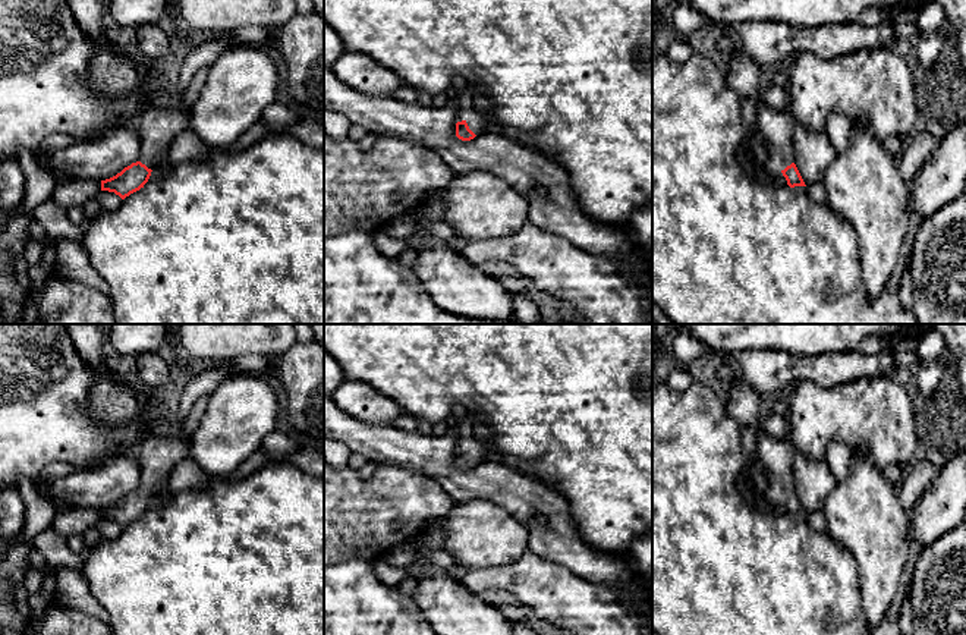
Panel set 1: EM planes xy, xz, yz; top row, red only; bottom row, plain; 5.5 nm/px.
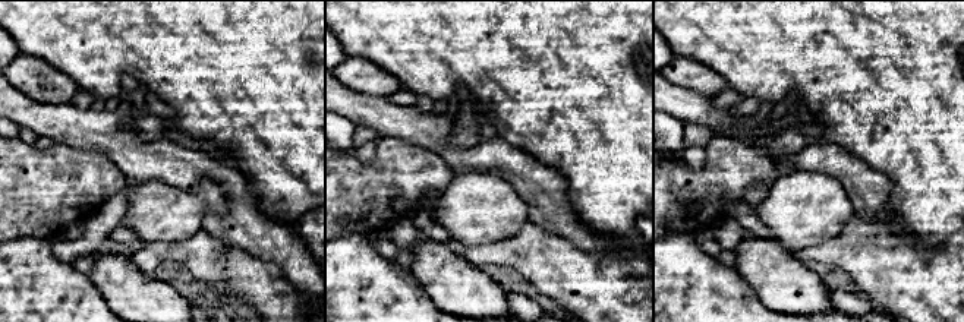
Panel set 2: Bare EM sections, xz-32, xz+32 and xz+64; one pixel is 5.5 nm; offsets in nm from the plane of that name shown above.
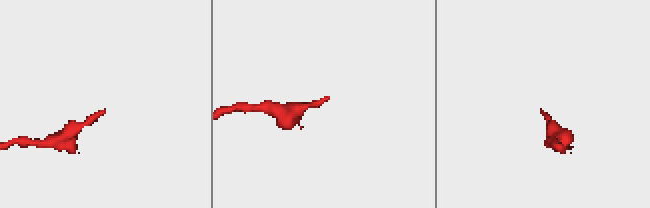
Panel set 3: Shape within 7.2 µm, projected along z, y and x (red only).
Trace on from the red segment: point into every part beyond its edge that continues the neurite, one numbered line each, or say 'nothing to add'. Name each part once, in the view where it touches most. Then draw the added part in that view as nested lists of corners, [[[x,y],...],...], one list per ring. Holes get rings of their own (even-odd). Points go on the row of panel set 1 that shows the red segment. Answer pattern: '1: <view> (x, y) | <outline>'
1: xz (475, 120) | [[[478,109],[476,111],[471,113],[465,120],[466,120],[469,129],[471,129],[476,136],[479,136],[479,135],[485,133],[485,132],[484,132],[484,128],[485,128],[485,122],[487,122],[488,116],[490,116],[490,114],[488,114],[487,110],[479,110],[479,109]]]

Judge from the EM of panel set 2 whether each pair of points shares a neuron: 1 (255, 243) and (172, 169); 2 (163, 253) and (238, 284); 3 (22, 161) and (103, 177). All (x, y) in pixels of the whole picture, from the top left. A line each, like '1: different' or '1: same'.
1: same
2: same
3: same

